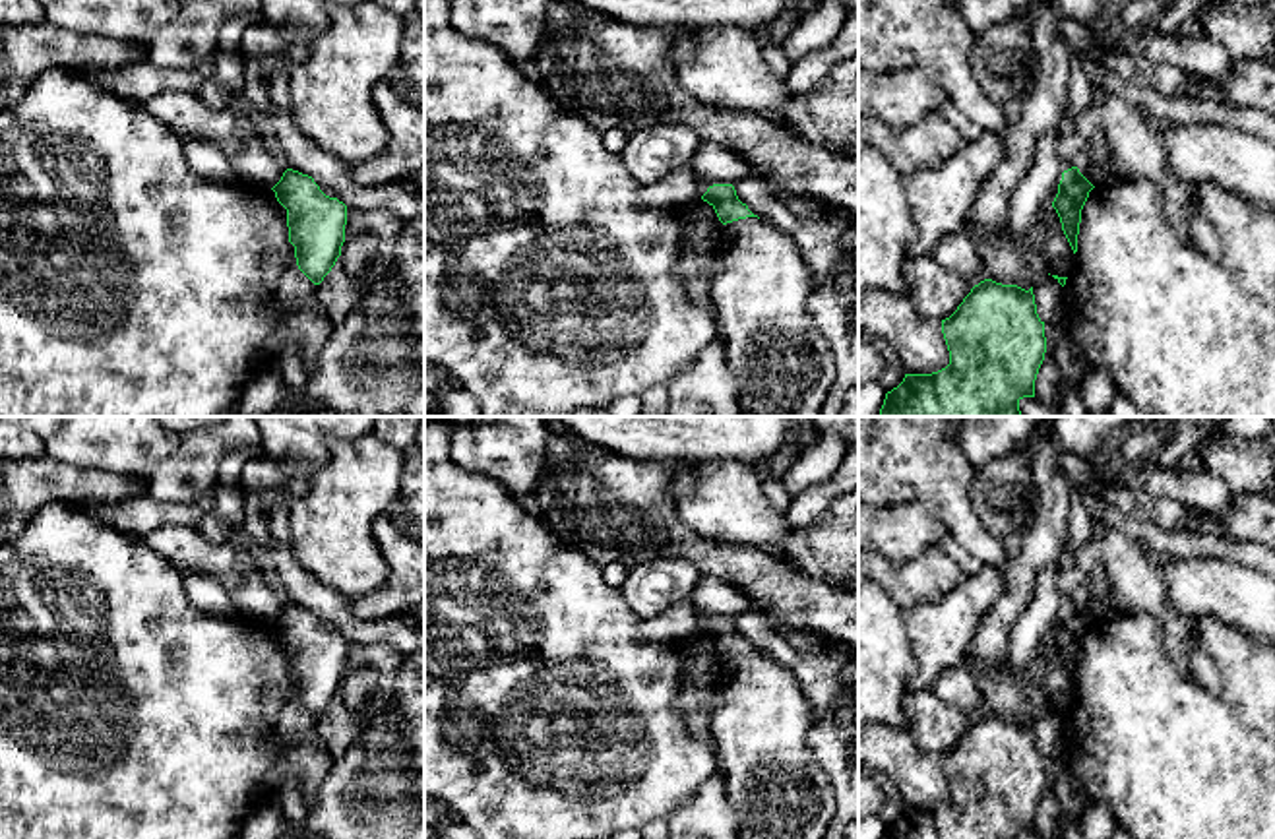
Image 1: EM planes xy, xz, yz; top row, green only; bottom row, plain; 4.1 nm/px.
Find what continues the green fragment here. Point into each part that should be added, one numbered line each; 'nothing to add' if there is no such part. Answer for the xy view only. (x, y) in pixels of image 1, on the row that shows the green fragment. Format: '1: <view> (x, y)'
nothing to add

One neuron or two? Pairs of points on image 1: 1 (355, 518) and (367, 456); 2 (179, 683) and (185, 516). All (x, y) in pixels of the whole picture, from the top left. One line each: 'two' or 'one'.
1: one
2: two

